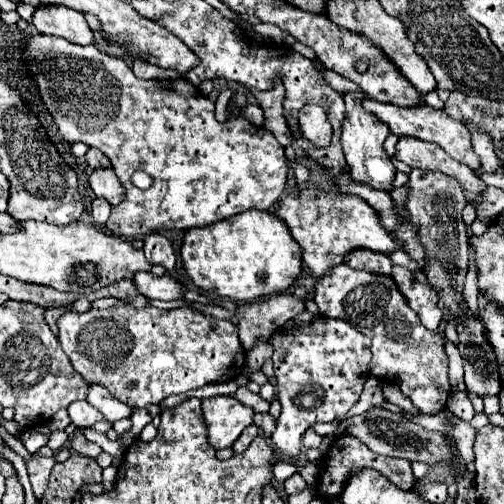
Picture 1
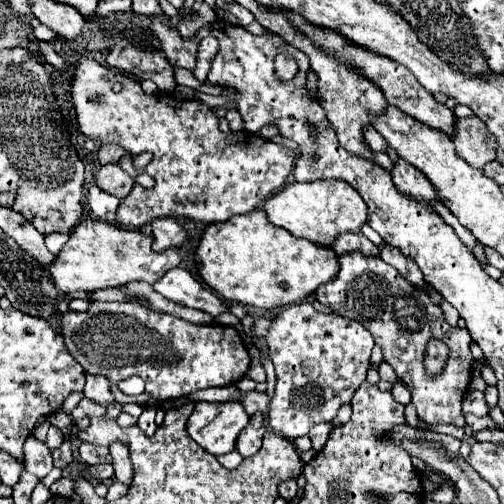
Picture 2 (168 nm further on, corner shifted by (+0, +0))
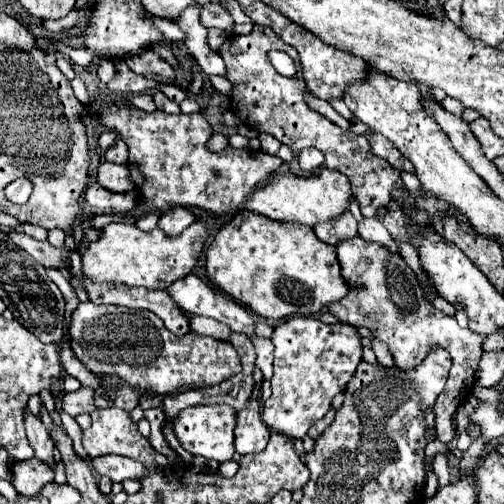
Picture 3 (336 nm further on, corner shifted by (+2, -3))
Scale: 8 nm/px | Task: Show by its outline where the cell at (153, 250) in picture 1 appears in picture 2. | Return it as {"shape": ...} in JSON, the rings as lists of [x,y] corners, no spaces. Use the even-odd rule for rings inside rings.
{"shape":[[[173,217],[153,221],[151,227],[153,227],[153,237],[155,237],[155,241],[153,241],[155,251],[165,251],[169,247],[179,247],[187,239],[187,233],[185,233],[183,225]]]}

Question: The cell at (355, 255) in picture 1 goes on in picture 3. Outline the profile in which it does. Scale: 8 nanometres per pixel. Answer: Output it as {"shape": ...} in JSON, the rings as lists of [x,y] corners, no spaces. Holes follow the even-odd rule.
{"shape":[[[351,214],[341,220],[333,220],[333,224],[321,224],[321,228],[313,228],[313,230],[321,242],[331,244],[331,246],[337,246],[349,238],[359,236],[357,222]]]}

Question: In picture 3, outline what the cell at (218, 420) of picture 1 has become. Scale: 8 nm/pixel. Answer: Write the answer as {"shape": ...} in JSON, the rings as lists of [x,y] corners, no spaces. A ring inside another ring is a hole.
{"shape":[[[215,404],[215,406],[185,408],[185,412],[181,412],[181,416],[177,416],[177,420],[173,420],[173,424],[175,424],[175,434],[187,452],[199,454],[207,460],[217,460],[217,462],[225,462],[225,460],[233,458],[233,454],[235,454],[233,430],[237,426],[237,416],[231,406]]]}

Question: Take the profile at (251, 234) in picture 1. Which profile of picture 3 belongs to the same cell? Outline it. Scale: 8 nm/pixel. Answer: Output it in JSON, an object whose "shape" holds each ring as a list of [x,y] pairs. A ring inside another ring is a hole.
{"shape":[[[249,210],[237,212],[231,222],[215,234],[205,254],[205,274],[217,290],[267,320],[281,320],[291,314],[317,314],[323,306],[341,300],[349,290],[341,276],[335,248],[321,244],[321,240],[317,240],[315,232],[309,232],[309,228],[297,228],[297,224],[277,224]]]}

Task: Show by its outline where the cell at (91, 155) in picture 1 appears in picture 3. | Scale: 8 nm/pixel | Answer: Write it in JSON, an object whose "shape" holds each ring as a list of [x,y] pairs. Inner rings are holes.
{"shape":[[[117,140],[107,152],[105,152],[105,160],[107,162],[117,162],[117,164],[127,164],[127,146]]]}

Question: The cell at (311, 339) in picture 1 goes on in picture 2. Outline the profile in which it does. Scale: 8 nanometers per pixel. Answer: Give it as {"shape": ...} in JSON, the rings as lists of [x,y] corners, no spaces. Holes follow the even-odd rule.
{"shape":[[[311,303],[285,307],[267,331],[269,357],[275,365],[277,383],[269,403],[269,425],[287,439],[307,435],[321,421],[331,421],[343,403],[349,403],[355,389],[365,381],[371,367],[371,333],[357,321],[315,311]]]}

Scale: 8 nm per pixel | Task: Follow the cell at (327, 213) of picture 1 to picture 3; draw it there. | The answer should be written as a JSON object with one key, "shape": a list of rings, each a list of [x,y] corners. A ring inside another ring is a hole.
{"shape":[[[321,168],[321,172],[307,176],[307,178],[285,172],[285,174],[273,176],[261,190],[253,192],[247,198],[245,208],[253,210],[257,214],[263,214],[271,220],[277,220],[277,222],[293,222],[293,224],[313,228],[315,224],[337,220],[339,216],[349,212],[351,196],[353,196],[353,192],[351,192],[347,176],[343,176],[339,172]]]}

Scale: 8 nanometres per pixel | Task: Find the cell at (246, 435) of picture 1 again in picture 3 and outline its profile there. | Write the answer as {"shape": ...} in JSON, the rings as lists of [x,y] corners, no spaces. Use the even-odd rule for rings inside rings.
{"shape":[[[253,396],[249,404],[237,412],[237,428],[235,428],[235,450],[245,454],[261,452],[269,442],[269,428],[261,420],[261,404],[259,398]]]}

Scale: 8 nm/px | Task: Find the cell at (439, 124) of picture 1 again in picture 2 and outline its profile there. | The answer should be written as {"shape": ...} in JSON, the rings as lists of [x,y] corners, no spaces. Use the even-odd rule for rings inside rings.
{"shape":[[[479,117],[457,119],[457,127],[451,139],[455,143],[457,155],[477,169],[481,169],[485,163],[495,159],[497,141],[485,129],[485,123]]]}

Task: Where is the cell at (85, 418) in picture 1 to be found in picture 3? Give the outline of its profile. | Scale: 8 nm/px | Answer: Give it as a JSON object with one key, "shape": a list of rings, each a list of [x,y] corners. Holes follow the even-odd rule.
{"shape":[[[79,388],[77,392],[69,392],[63,396],[63,412],[67,412],[69,416],[91,414],[93,410],[95,410],[95,402],[91,388]]]}

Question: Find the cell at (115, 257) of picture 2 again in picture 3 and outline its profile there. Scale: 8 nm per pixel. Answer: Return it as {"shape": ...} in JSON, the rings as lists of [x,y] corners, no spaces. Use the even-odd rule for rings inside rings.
{"shape":[[[113,222],[99,230],[99,238],[89,242],[87,250],[81,256],[83,276],[97,284],[125,284],[125,286],[141,286],[147,290],[163,290],[173,280],[187,276],[205,246],[207,228],[203,222],[193,222],[177,240],[169,240],[159,228],[151,232],[139,230],[135,224]]]}

